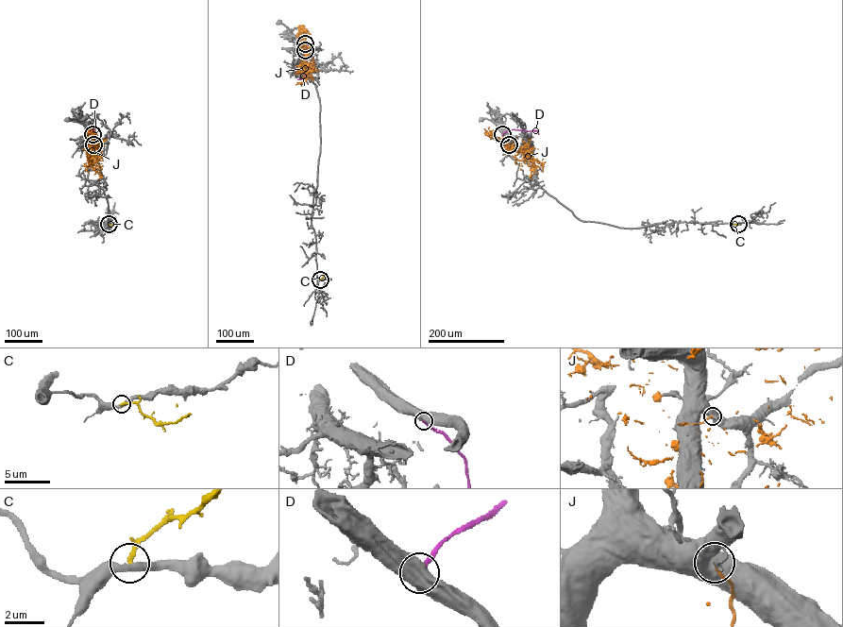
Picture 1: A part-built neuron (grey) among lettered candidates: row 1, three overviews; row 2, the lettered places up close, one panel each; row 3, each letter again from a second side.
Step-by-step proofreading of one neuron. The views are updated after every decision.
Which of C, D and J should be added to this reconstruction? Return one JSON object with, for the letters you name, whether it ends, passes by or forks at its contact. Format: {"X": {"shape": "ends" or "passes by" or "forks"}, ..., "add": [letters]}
{"add": []}

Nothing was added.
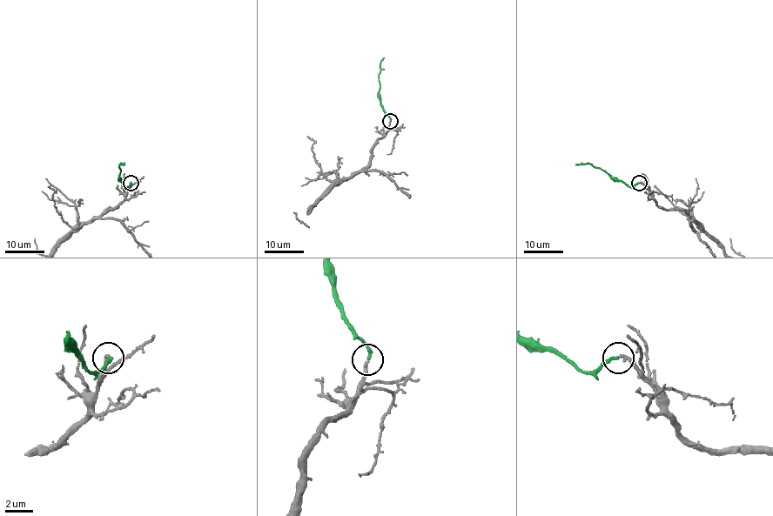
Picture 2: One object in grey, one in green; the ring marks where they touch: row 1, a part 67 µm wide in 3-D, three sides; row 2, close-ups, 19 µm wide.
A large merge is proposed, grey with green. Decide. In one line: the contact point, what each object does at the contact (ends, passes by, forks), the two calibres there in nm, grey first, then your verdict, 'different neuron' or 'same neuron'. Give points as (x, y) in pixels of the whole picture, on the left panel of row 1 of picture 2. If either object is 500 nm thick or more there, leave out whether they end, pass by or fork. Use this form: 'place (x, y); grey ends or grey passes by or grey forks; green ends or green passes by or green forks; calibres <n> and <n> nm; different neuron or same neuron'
place (131, 183); grey ends; green ends; calibres 260 and 240 nm; same neuron

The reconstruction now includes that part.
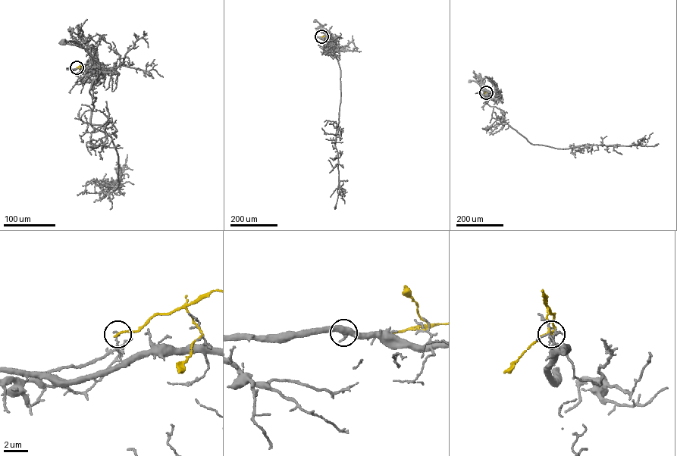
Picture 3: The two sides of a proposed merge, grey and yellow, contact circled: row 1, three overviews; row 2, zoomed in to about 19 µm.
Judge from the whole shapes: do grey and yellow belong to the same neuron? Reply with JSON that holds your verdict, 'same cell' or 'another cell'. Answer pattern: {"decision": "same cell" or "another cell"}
{"decision": "another cell"}

